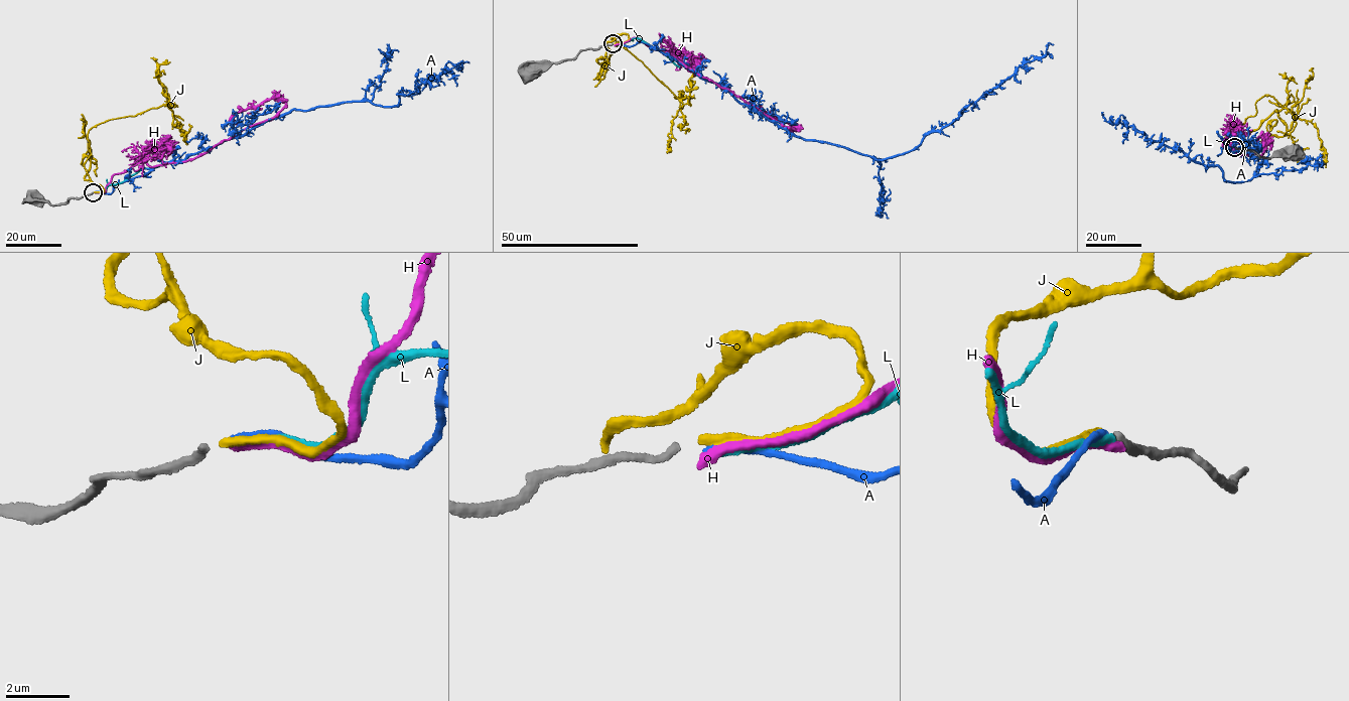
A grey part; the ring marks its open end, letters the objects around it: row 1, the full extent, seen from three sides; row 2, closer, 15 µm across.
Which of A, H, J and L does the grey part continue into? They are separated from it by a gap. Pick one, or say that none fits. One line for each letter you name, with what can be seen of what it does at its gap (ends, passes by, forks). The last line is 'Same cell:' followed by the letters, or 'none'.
J: it ends
Same cell: J

